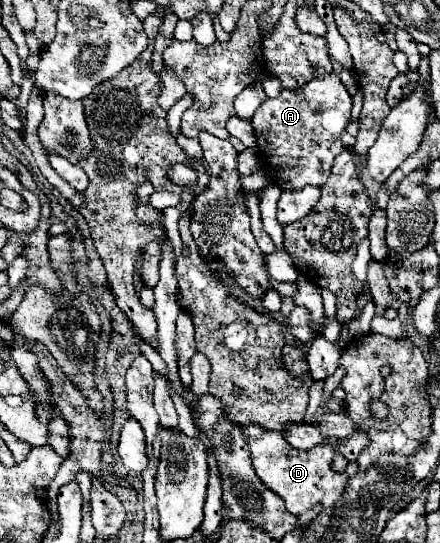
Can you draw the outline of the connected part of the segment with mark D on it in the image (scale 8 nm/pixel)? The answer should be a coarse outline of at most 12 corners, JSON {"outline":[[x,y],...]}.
{"outline":[[241,426],[255,474],[299,516],[333,508],[347,474],[335,446],[295,450],[279,432]]}

